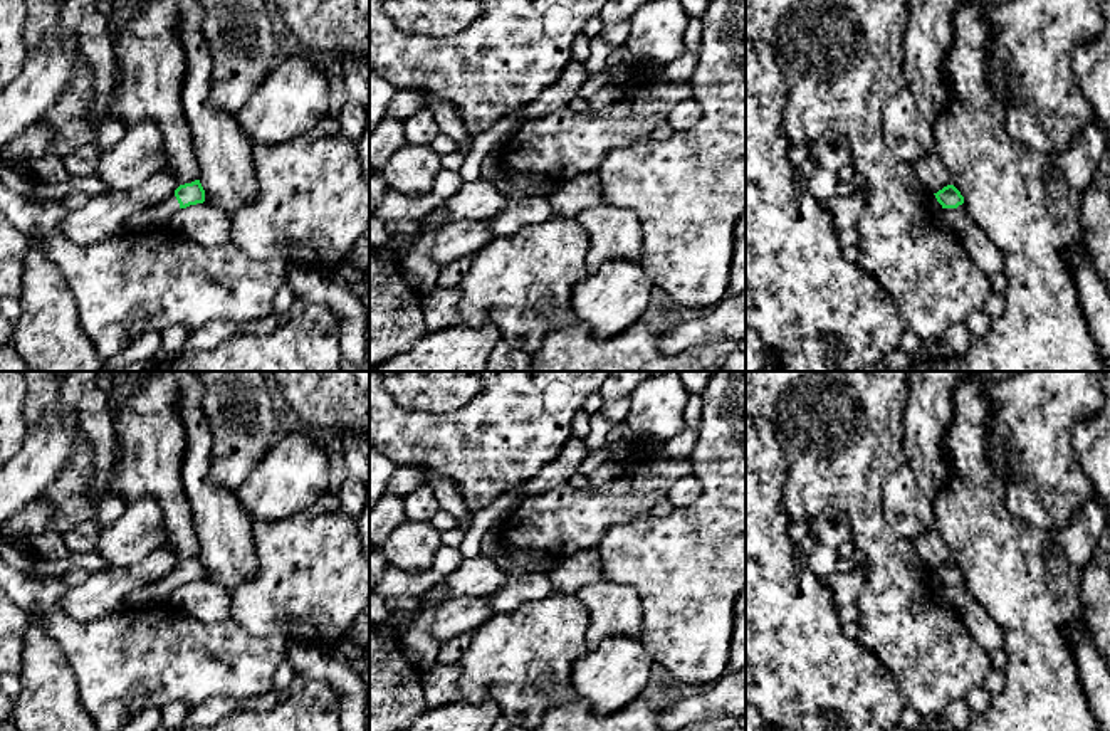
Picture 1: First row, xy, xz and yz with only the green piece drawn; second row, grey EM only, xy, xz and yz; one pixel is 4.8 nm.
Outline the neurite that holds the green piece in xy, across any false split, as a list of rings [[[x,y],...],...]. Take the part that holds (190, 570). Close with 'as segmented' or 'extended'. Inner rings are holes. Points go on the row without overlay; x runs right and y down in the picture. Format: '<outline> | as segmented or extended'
[[[200,556],[191,560],[180,561],[173,571],[165,576],[160,576],[154,581],[149,581],[139,588],[134,588],[123,598],[124,608],[144,608],[146,605],[170,603],[173,592],[180,585],[190,581],[203,580],[205,566]]] | extended

